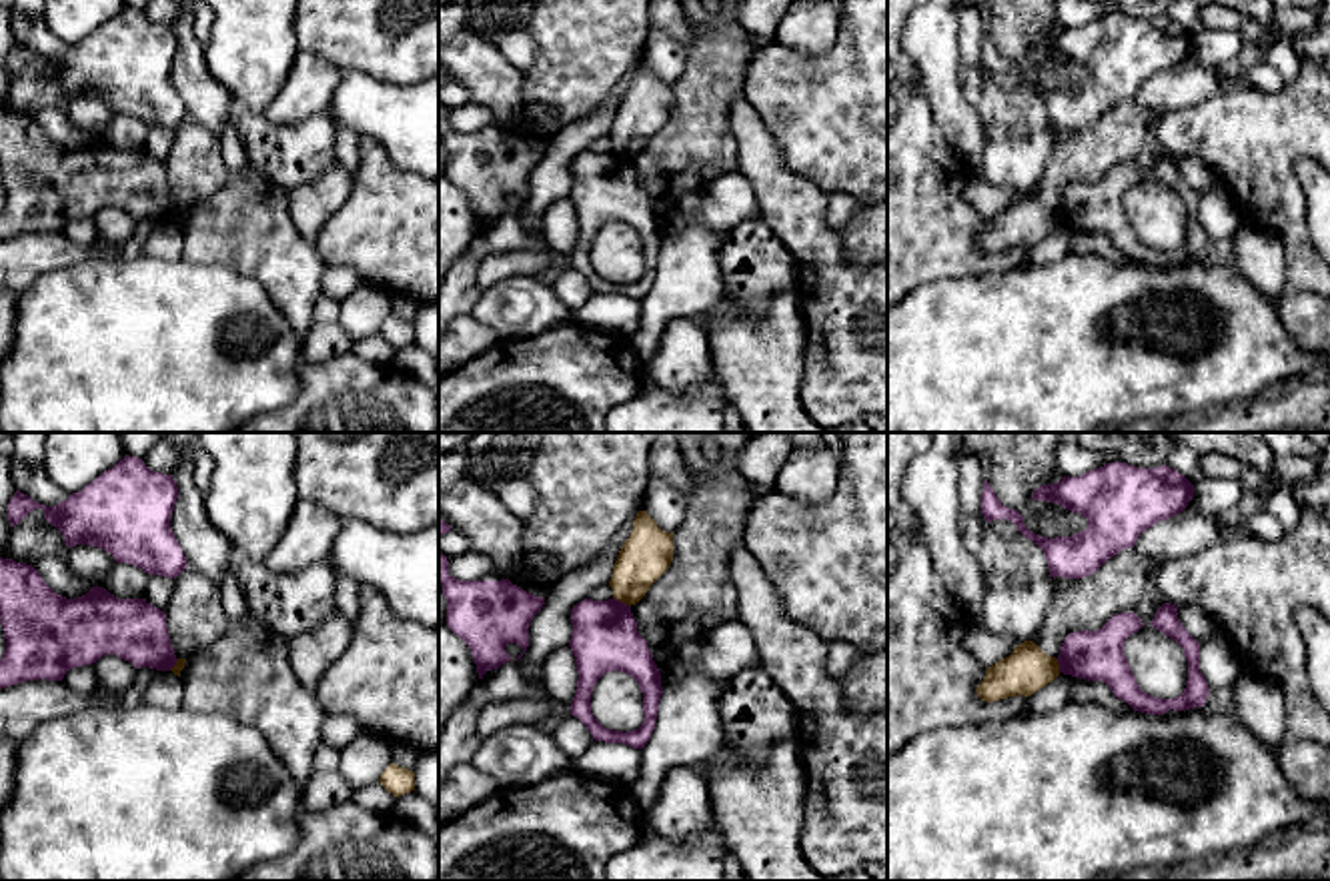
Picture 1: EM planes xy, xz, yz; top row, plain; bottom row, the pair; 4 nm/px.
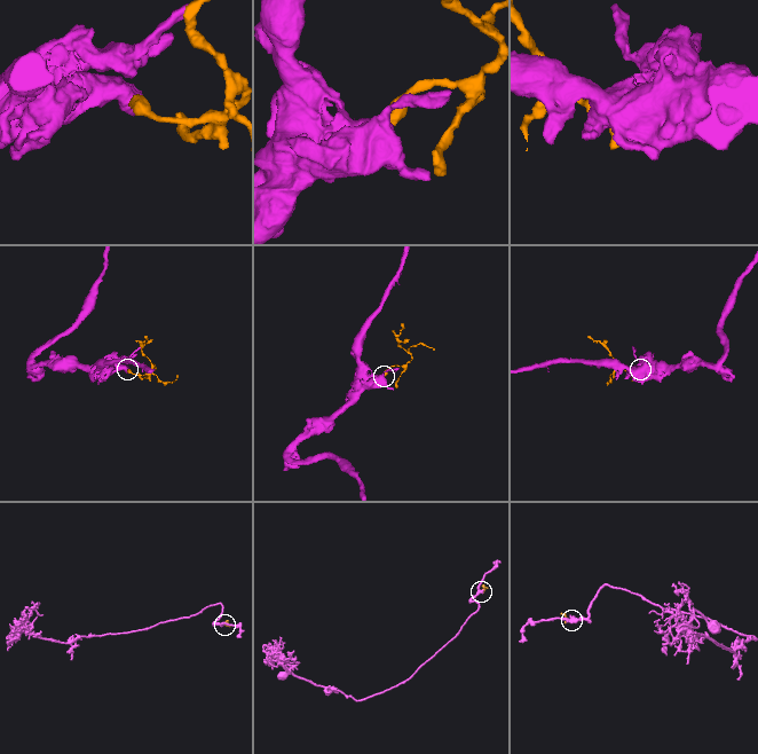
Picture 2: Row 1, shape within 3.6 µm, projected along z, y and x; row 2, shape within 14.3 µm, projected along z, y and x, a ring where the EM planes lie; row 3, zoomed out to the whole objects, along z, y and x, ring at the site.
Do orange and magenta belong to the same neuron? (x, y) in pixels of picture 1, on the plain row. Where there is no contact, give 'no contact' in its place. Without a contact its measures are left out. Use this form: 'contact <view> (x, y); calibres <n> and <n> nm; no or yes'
contact xz (621, 153); calibres 200 and 260 nm; no

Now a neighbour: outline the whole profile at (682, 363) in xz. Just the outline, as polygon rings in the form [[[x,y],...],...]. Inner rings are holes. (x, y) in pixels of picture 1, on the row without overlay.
[[[693,316],[667,322],[645,370],[657,386],[673,392],[697,392],[715,378],[707,334]]]

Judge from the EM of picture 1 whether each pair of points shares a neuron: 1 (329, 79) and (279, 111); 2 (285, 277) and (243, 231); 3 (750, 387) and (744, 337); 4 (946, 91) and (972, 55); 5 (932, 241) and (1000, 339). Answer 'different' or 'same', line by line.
1: same
2: same
3: same
4: different
5: different

